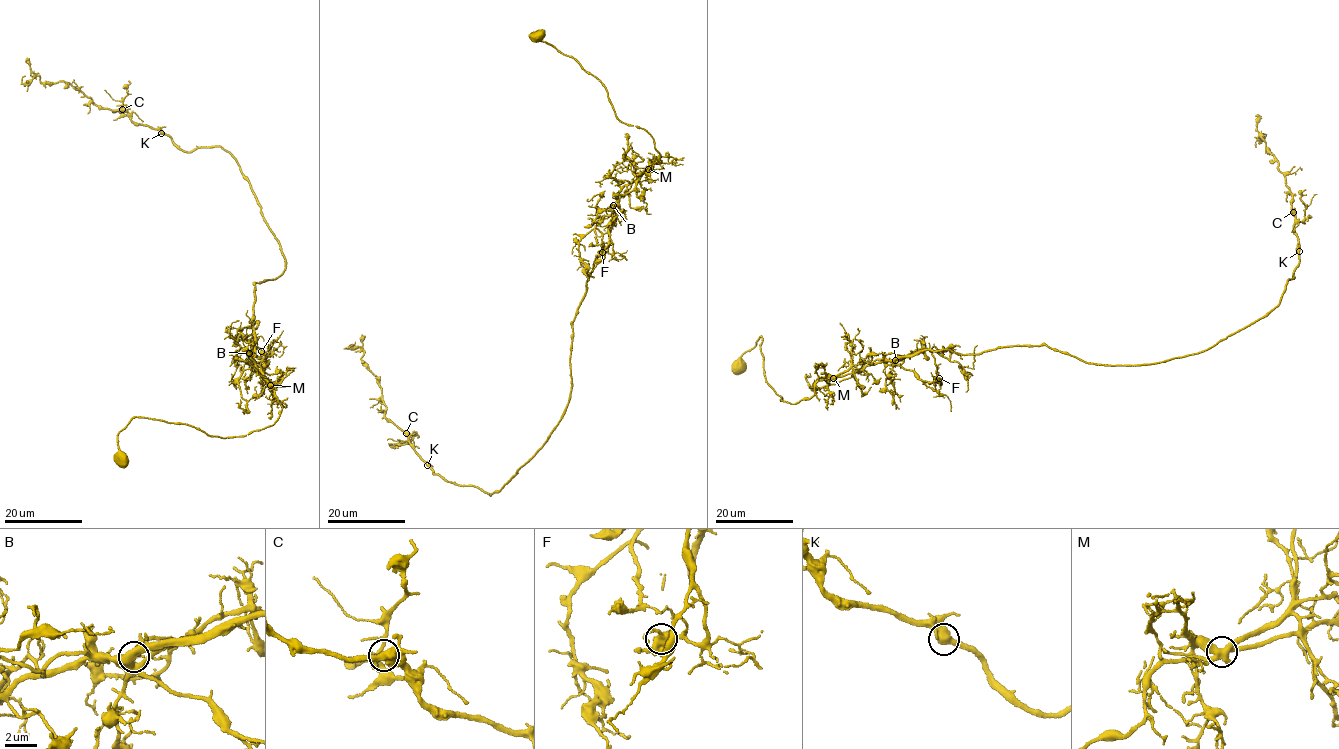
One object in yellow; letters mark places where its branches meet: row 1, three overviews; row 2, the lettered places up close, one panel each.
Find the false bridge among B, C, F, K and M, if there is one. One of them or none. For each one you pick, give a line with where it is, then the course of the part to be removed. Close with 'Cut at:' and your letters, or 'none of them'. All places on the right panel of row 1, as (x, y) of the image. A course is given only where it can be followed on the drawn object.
M: (833, 378) | (833, 377), (862, 362), (867, 382)
Cut at: M

